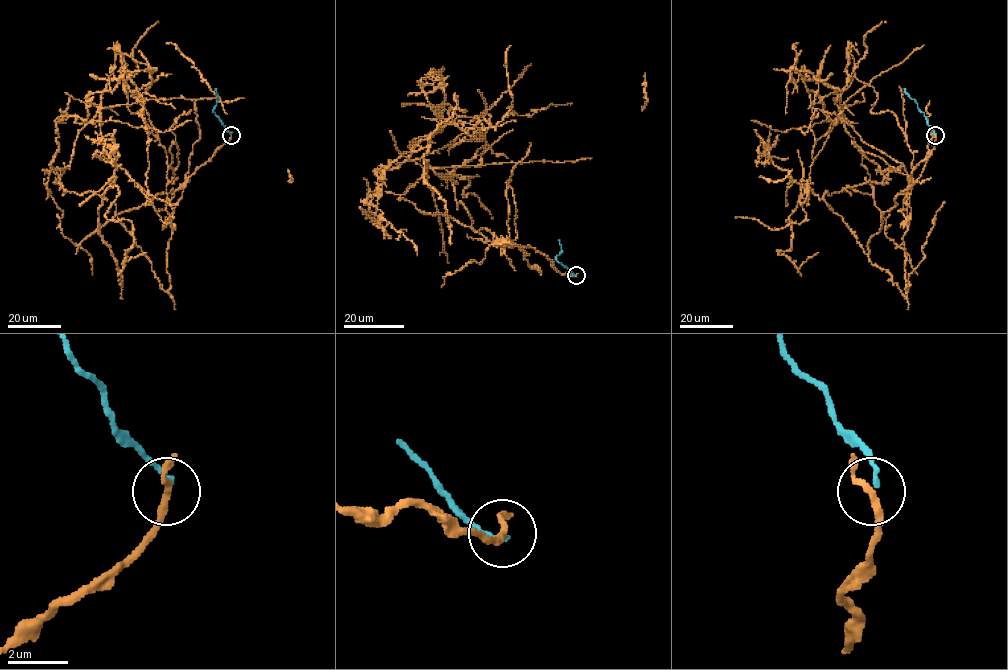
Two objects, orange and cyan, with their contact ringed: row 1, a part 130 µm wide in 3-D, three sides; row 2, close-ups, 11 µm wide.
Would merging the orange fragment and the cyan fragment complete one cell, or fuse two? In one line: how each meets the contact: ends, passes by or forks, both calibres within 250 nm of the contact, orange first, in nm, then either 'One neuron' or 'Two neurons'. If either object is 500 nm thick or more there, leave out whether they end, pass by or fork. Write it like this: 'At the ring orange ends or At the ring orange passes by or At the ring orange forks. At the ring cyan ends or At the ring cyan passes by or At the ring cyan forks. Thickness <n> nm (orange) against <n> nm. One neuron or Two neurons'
At the ring orange passes by. At the ring cyan ends. Thickness 220 nm (orange) against 170 nm. Two neurons

